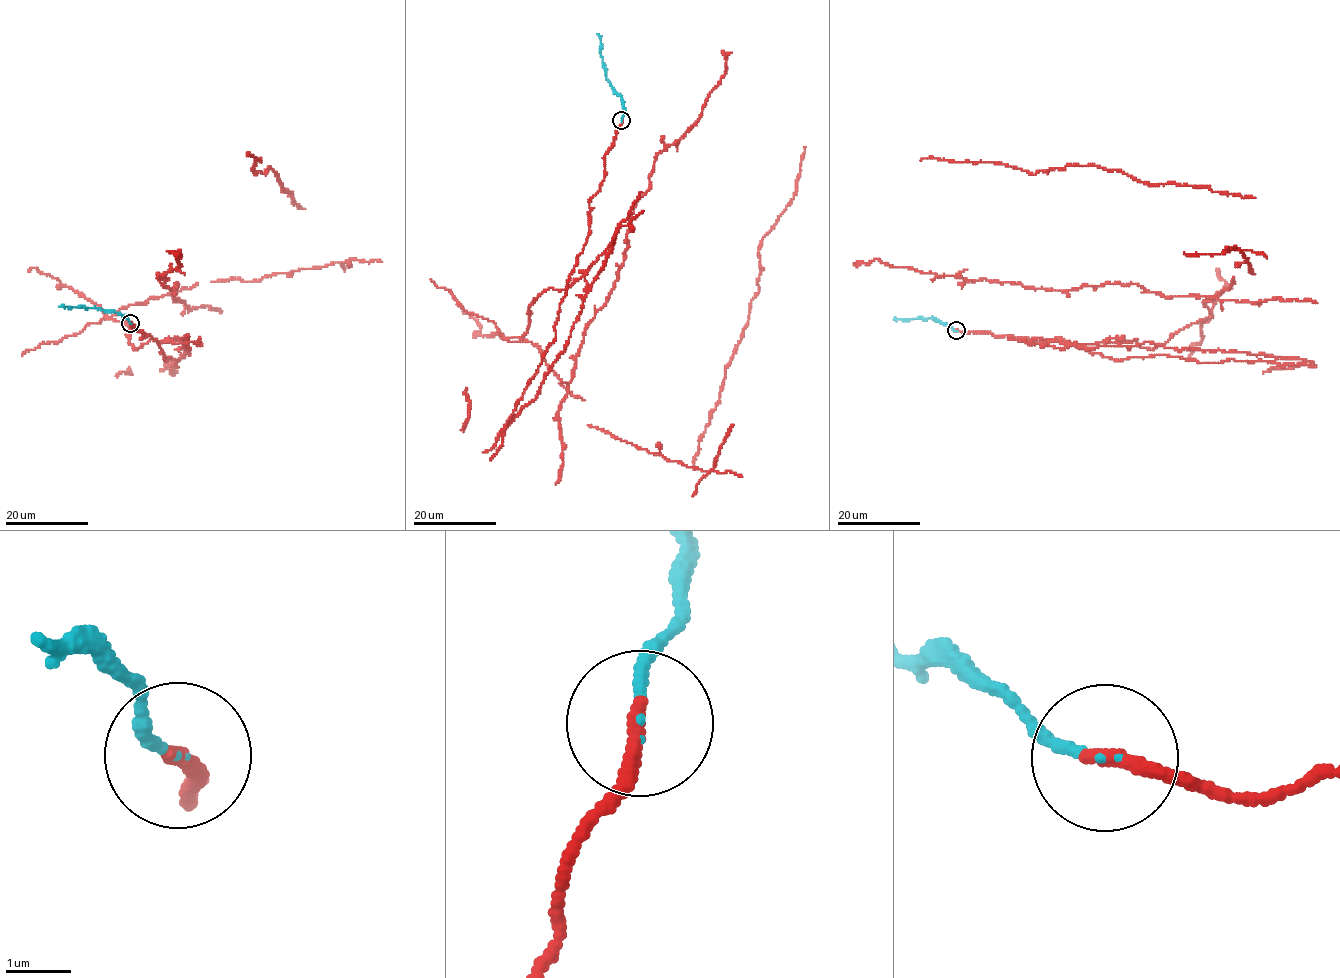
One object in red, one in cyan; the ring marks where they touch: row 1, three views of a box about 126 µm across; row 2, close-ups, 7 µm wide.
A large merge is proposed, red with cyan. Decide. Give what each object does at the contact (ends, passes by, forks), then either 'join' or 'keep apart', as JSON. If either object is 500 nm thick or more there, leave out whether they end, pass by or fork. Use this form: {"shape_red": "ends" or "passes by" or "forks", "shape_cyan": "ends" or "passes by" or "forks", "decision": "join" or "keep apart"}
{"shape_red": "ends", "shape_cyan": "ends", "decision": "keep apart"}

